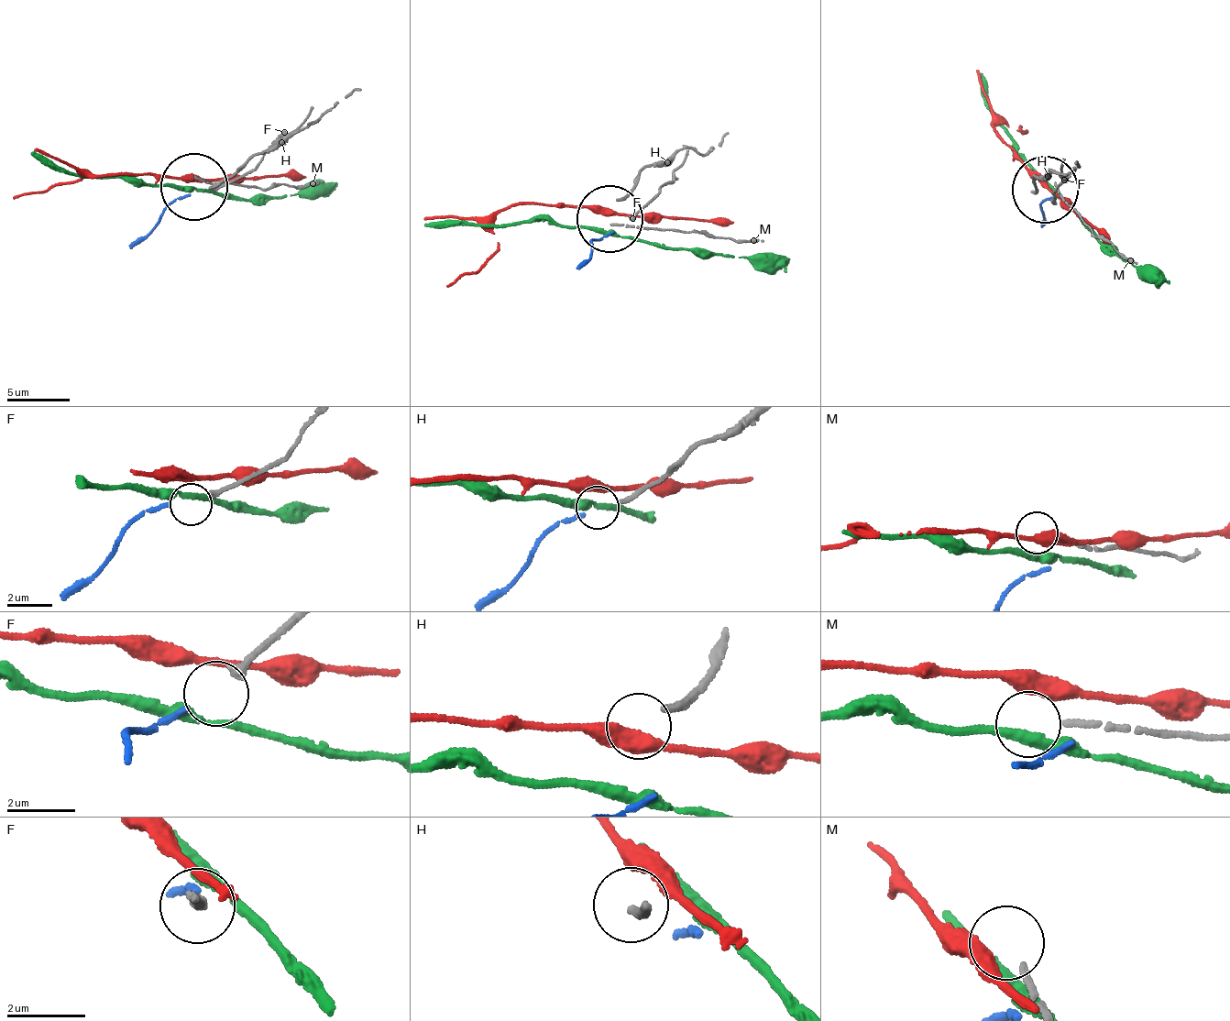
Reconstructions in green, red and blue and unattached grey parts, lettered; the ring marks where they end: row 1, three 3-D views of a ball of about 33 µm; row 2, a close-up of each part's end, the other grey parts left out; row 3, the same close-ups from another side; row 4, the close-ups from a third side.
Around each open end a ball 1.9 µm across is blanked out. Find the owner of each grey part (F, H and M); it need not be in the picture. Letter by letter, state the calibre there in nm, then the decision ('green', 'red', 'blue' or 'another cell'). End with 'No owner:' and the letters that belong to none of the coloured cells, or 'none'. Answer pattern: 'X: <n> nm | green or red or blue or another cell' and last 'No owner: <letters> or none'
F: 260 nm | blue
H: 220 nm | another cell
M: 180 nm | another cell
No owner: H, M

